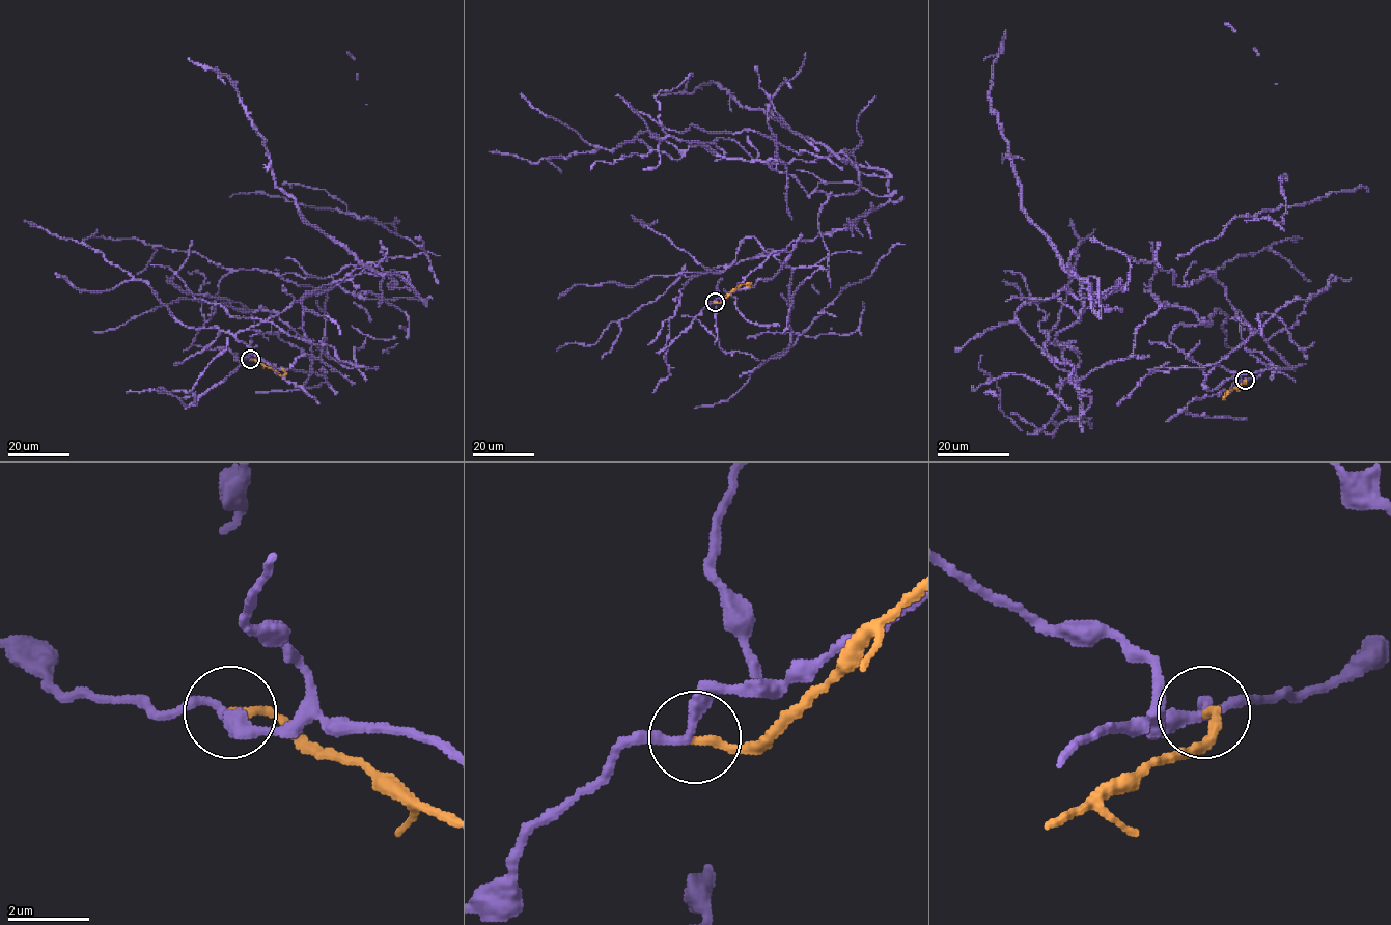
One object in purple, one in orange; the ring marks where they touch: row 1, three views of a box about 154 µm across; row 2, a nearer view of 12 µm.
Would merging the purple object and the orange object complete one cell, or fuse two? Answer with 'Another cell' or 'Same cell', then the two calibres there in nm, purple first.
Another cell. Thickness 280 nm (purple) against 200 nm

